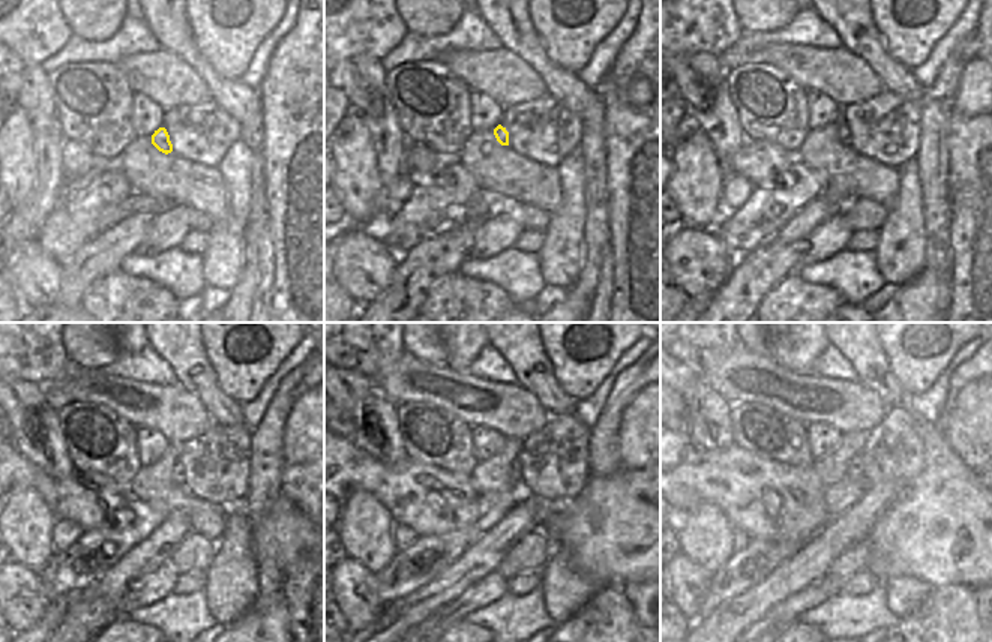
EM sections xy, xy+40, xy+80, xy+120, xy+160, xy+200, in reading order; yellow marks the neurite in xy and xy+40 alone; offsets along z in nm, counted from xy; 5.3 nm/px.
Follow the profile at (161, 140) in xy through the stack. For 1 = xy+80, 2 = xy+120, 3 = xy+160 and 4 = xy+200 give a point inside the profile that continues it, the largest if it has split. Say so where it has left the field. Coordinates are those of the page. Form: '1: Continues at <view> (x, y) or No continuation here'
1: Continues at xy+80 (844, 134)
2: Continues at xy+120 (179, 471)
3: Continues at xy+160 (515, 473)
4: Continues at xy+200 (854, 471).

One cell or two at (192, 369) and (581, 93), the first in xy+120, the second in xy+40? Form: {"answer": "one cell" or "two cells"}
{"answer": "one cell"}

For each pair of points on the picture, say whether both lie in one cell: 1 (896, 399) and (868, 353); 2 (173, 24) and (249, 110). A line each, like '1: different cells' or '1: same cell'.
1: same cell
2: same cell

